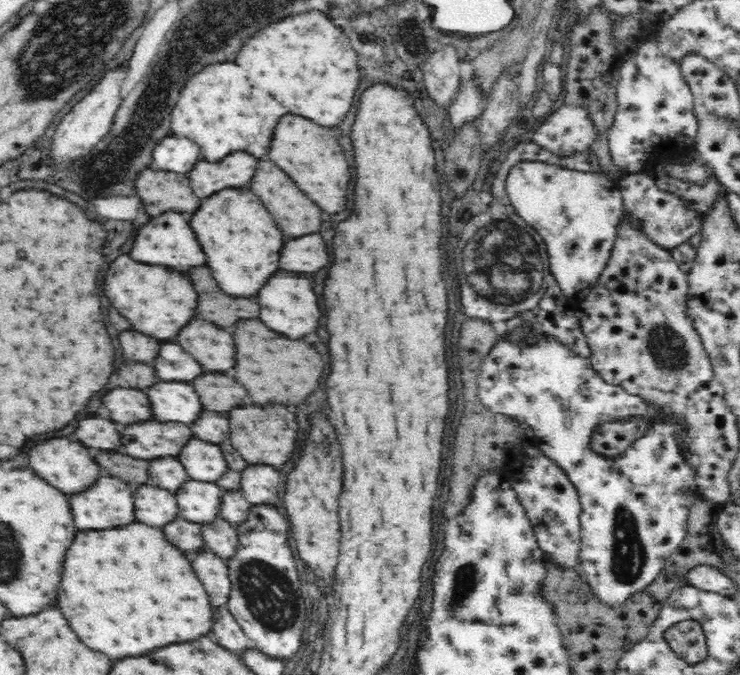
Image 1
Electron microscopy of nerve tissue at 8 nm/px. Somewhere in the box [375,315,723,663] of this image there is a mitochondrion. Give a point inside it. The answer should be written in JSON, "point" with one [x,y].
{"point":[624,541]}

